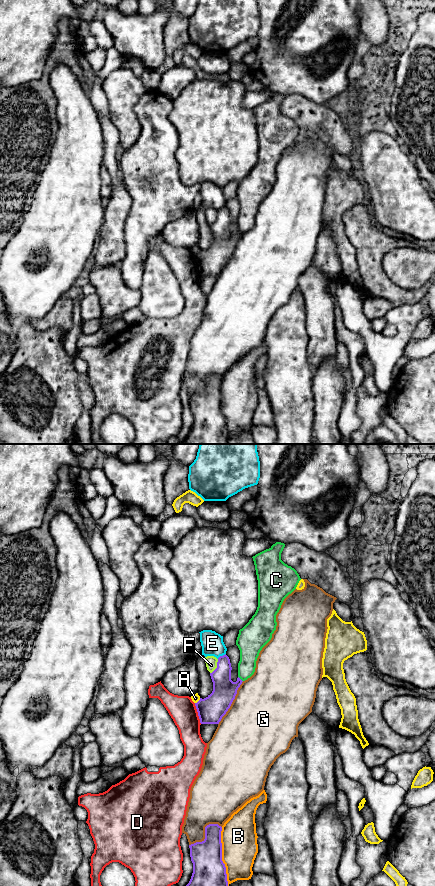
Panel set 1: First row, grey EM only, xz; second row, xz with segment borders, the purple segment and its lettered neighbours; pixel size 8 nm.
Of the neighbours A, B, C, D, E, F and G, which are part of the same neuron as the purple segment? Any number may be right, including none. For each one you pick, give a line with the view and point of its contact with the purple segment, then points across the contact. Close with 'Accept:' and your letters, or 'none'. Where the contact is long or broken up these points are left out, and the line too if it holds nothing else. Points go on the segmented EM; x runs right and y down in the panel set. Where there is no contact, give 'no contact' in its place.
Accept: none

